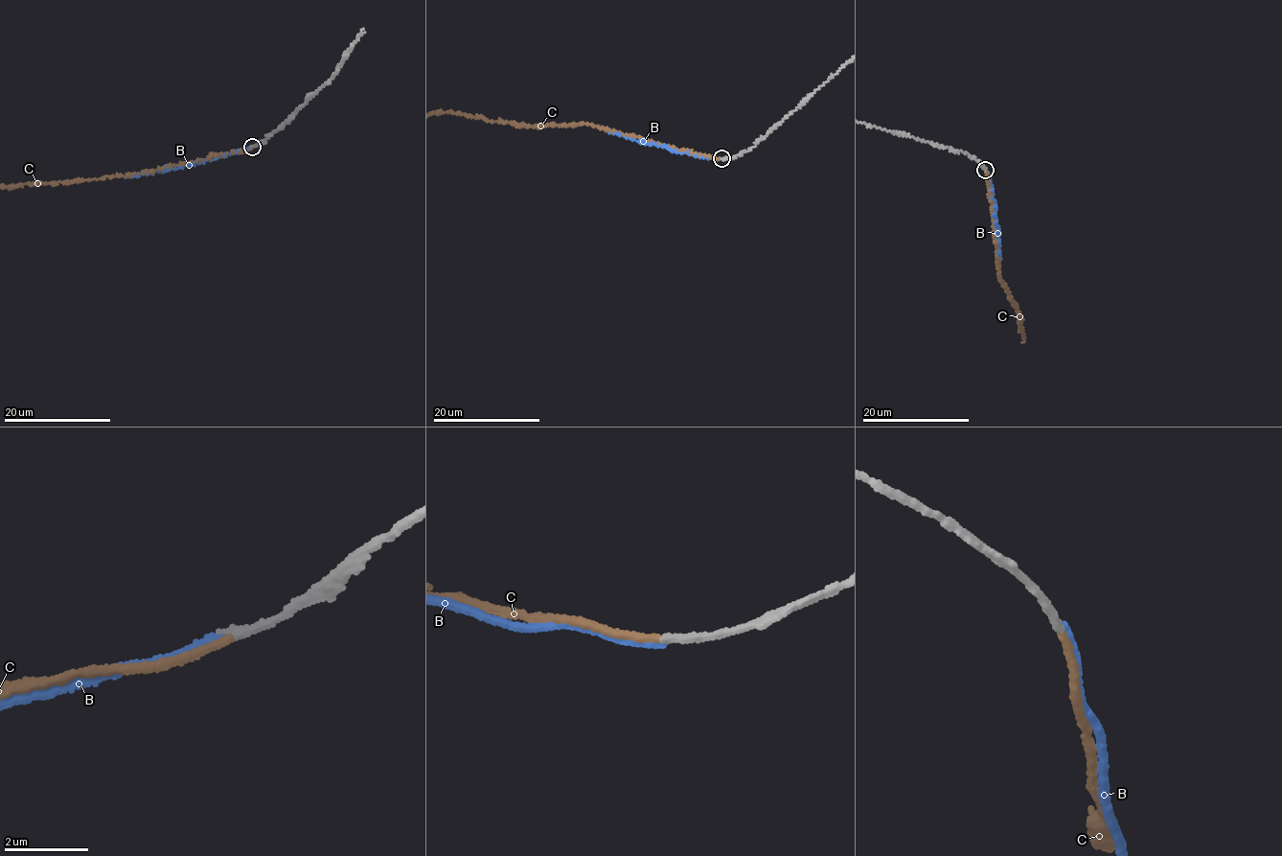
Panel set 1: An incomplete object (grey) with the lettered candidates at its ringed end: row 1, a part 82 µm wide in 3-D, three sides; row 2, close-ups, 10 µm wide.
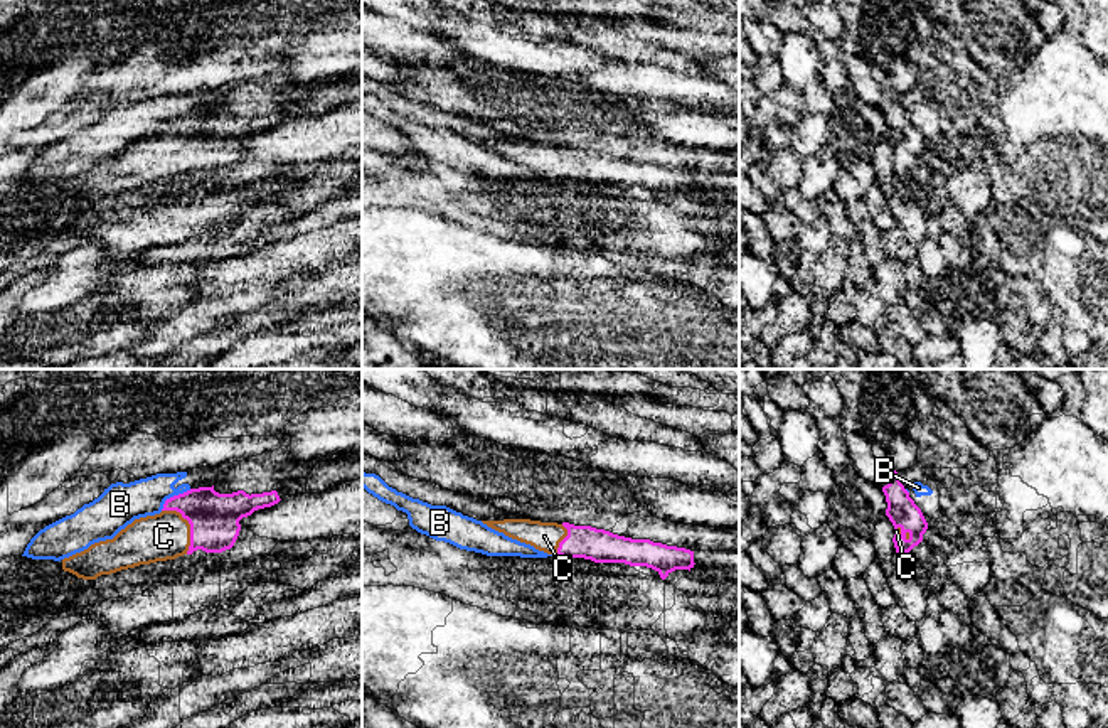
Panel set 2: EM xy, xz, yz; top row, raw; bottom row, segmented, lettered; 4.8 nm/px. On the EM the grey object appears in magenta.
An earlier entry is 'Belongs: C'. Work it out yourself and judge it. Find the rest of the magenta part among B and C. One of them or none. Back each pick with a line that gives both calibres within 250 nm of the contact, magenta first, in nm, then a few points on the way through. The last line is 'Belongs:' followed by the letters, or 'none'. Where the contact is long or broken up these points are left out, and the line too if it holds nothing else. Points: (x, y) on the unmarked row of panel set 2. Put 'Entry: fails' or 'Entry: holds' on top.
Entry: holds
C: calibres 240 and 220 nm; way xy (214, 140), (189, 145), (164, 159)
Belongs: C

